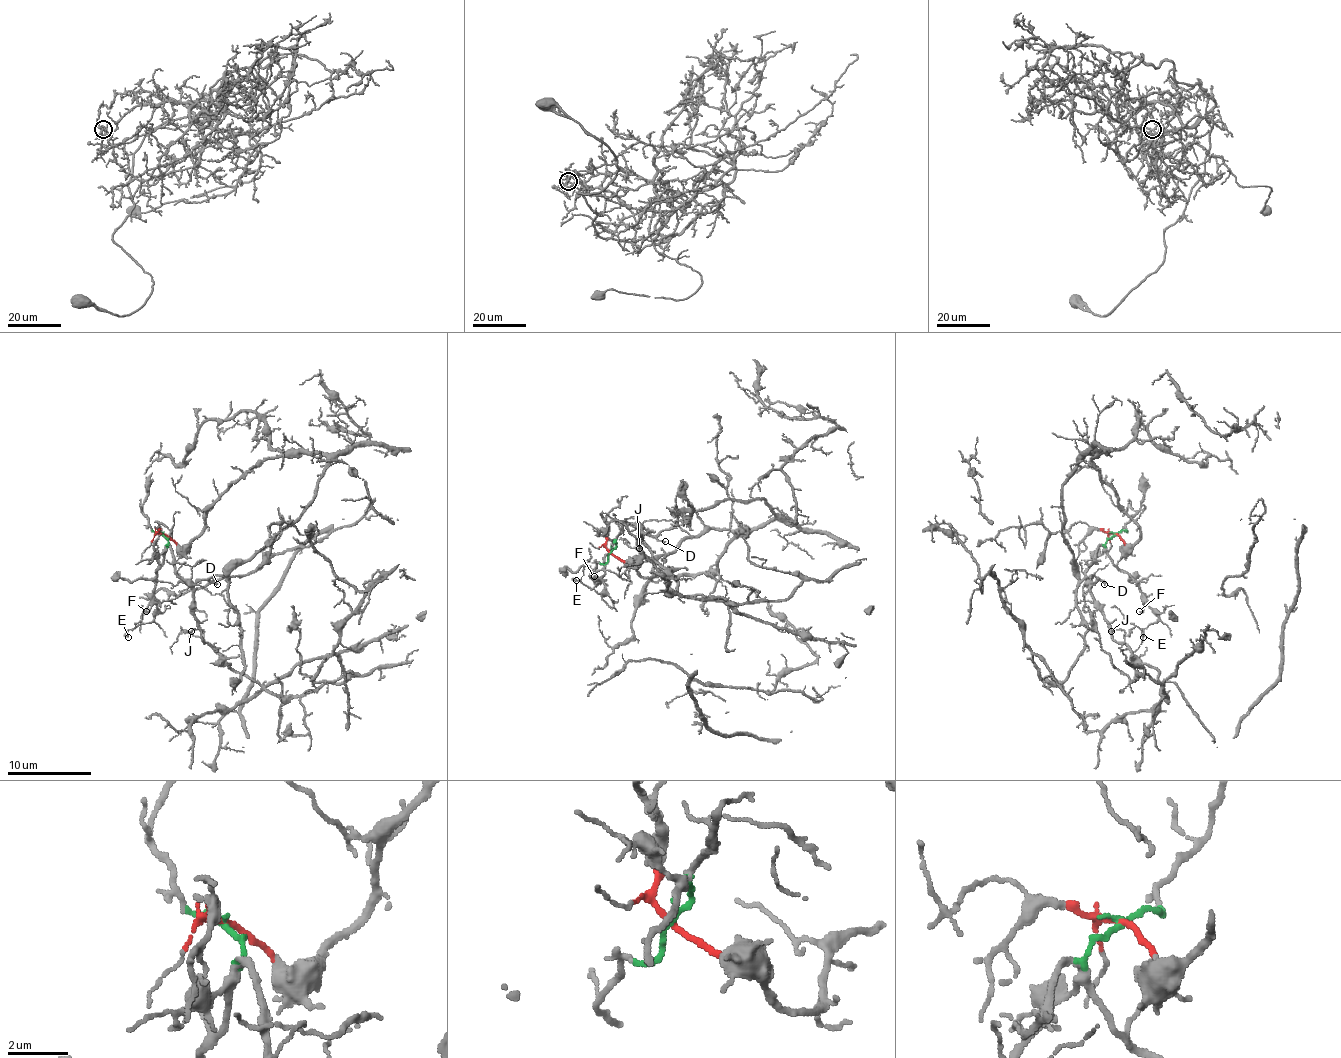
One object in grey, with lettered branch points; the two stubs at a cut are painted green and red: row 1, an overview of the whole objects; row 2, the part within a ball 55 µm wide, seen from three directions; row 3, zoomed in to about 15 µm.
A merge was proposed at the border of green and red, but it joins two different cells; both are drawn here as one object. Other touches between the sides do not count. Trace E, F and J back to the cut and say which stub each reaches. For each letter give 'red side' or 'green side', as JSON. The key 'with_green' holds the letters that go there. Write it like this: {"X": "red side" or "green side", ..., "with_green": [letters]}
{"E": "green side", "F": "green side", "J": "green side", "with_green": ["E", "F", "J"]}

